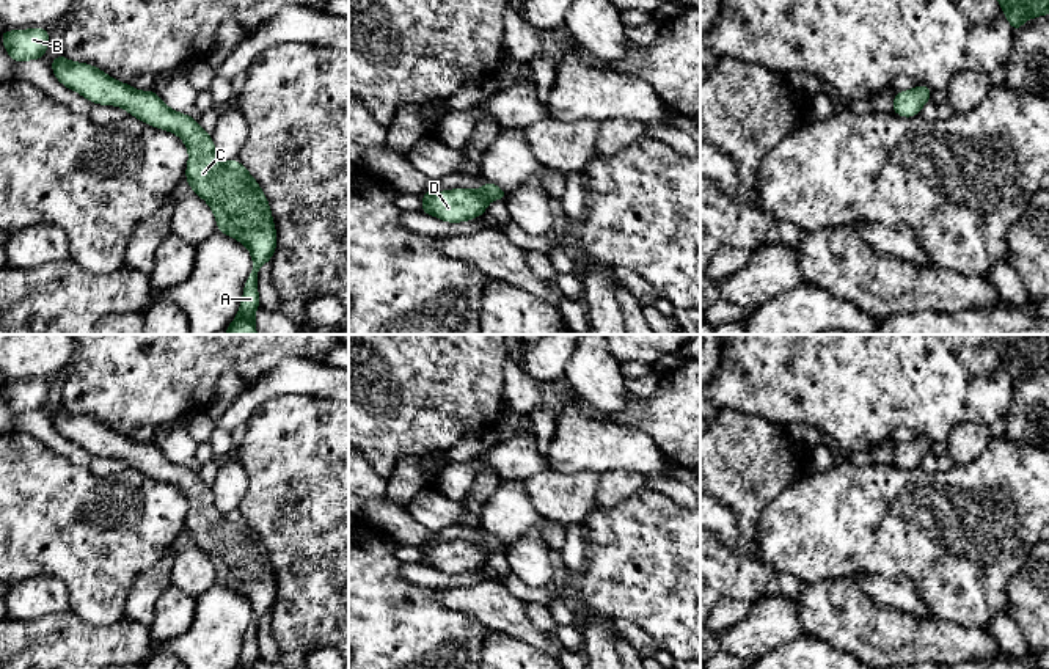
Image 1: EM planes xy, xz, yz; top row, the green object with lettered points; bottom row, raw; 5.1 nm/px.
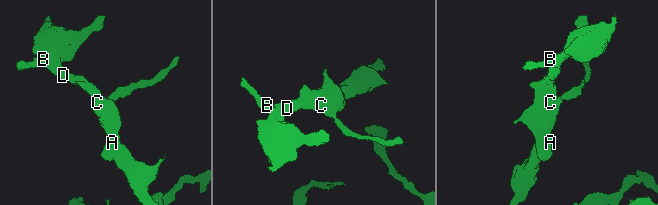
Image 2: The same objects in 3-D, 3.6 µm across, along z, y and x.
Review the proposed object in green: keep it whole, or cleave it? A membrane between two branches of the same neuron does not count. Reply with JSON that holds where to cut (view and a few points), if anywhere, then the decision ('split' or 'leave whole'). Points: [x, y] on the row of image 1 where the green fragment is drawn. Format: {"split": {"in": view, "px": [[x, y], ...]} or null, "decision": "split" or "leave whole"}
{"split": null, "decision": "leave whole"}

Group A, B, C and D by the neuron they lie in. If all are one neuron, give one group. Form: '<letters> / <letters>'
A B C D

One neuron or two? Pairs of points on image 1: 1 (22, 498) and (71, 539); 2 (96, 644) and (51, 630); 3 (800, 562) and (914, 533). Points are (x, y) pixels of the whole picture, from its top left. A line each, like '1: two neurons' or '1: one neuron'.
1: one neuron
2: one neuron
3: one neuron

